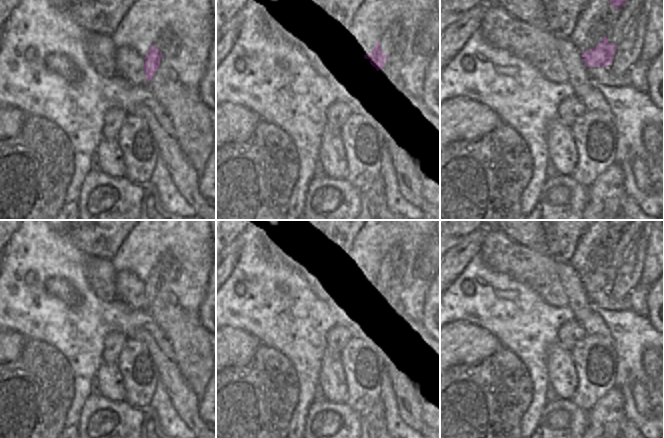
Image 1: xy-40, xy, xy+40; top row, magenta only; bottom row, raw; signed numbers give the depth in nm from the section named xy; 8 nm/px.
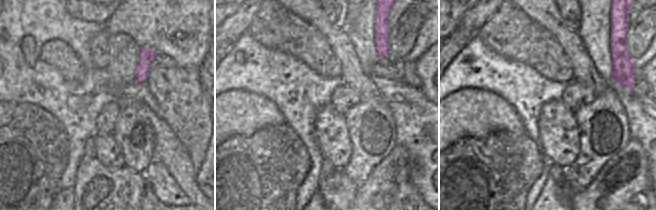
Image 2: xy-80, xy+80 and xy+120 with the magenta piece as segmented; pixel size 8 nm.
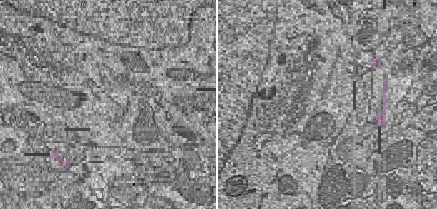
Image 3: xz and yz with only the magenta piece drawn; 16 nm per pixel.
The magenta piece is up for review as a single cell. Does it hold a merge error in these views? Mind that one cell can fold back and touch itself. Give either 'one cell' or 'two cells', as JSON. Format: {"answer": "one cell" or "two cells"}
{"answer": "two cells"}

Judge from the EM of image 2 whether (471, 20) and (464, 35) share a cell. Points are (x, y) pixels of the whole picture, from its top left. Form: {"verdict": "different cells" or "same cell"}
{"verdict": "different cells"}

